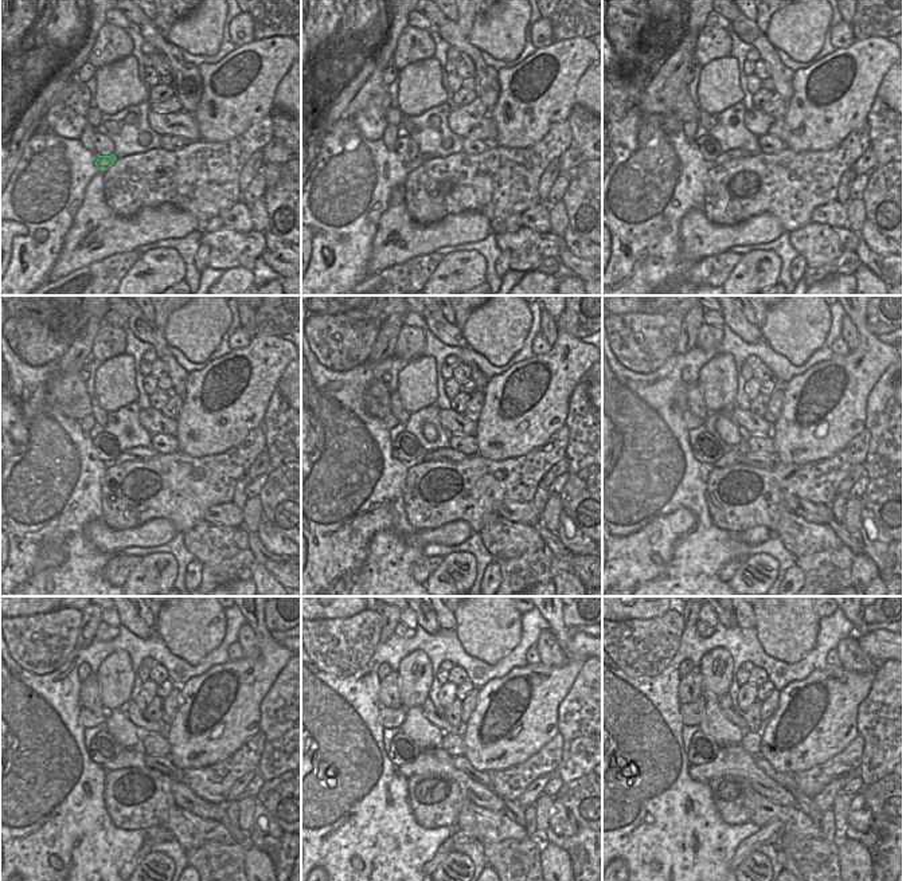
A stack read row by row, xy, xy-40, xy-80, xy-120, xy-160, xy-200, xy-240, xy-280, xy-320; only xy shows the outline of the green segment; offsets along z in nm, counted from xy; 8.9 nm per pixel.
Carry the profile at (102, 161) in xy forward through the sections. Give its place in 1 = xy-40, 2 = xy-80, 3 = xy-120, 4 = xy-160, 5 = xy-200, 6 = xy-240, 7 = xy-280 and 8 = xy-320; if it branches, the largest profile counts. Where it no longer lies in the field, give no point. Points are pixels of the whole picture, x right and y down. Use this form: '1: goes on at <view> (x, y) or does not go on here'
1: goes on at xy-40 (420, 159)
2: goes on at xy-80 (730, 155)
3: goes on at xy-120 (136, 453)
4: goes on at xy-160 (445, 454)
5: goes on at xy-200 (758, 459)
6: goes on at xy-240 (163, 764)
7: goes on at xy-280 (461, 763)
8: goes on at xy-320 (804, 803)

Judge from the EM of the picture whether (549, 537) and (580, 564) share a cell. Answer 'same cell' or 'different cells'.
same cell

